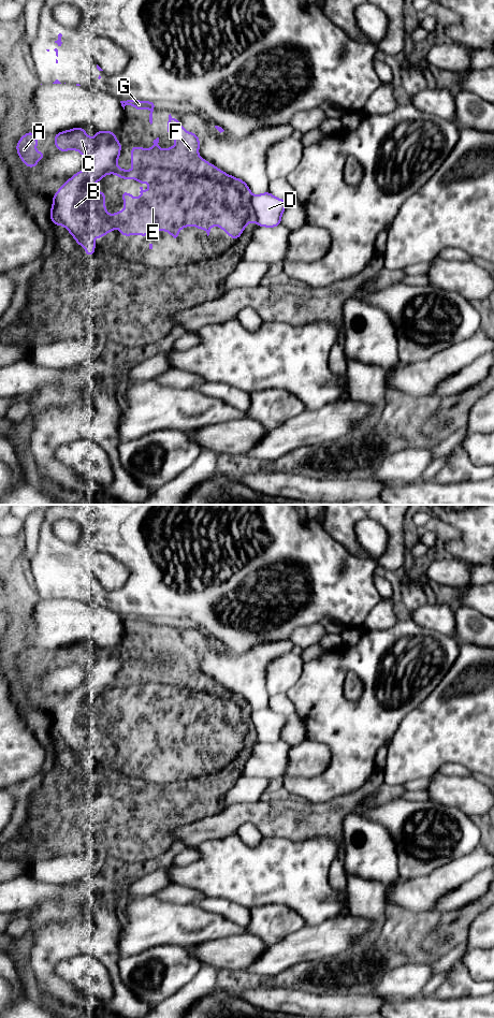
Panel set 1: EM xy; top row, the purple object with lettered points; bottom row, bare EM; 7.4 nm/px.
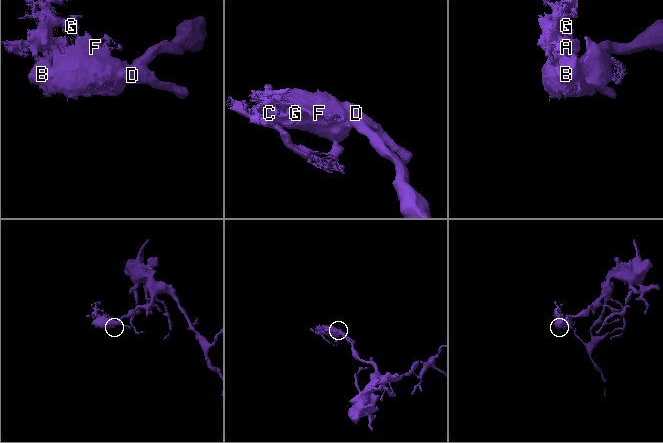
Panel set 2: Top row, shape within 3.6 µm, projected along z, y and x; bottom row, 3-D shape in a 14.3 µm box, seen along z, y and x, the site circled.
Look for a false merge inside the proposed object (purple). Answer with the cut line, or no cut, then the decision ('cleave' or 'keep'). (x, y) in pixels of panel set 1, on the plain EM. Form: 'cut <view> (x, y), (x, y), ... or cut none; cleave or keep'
cut xy (251, 712), (251, 722), (257, 738); cleave

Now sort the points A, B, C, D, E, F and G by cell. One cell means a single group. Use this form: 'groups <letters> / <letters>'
groups A B C E F G / D

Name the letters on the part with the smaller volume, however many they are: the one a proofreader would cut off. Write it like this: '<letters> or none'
A, B, C, E, F, G

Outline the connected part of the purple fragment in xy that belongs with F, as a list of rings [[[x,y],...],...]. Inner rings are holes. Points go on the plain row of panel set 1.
[[[171,629],[166,649],[174,653],[175,661],[160,665],[159,653],[157,653],[149,665],[131,663],[131,681],[134,684],[130,686],[116,682],[122,659],[117,656],[114,646],[96,646],[92,655],[82,642],[55,650],[54,657],[57,665],[62,668],[78,666],[85,673],[86,680],[82,687],[76,687],[66,696],[53,711],[49,731],[54,741],[66,742],[69,750],[76,755],[76,759],[86,764],[84,768],[86,771],[92,772],[95,769],[97,761],[93,753],[102,754],[115,743],[120,744],[121,753],[137,750],[144,754],[150,747],[157,750],[158,745],[164,745],[177,757],[179,745],[188,741],[204,744],[207,752],[210,742],[218,741],[232,755],[237,755],[250,737],[257,739],[257,731],[251,719],[252,708],[247,699],[201,673],[199,652],[186,646],[179,636],[173,634]],[[107,689],[116,689],[122,695],[134,694],[141,700],[148,697],[149,704],[145,708],[141,701],[141,713],[135,715],[133,710],[124,706],[121,713],[125,716],[125,726],[117,725],[116,730],[110,730],[105,725],[105,708],[90,704]]]

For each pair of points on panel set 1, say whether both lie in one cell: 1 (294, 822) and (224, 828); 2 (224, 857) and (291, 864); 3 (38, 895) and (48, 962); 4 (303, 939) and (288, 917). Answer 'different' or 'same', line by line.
1: same
2: same
3: different
4: different

